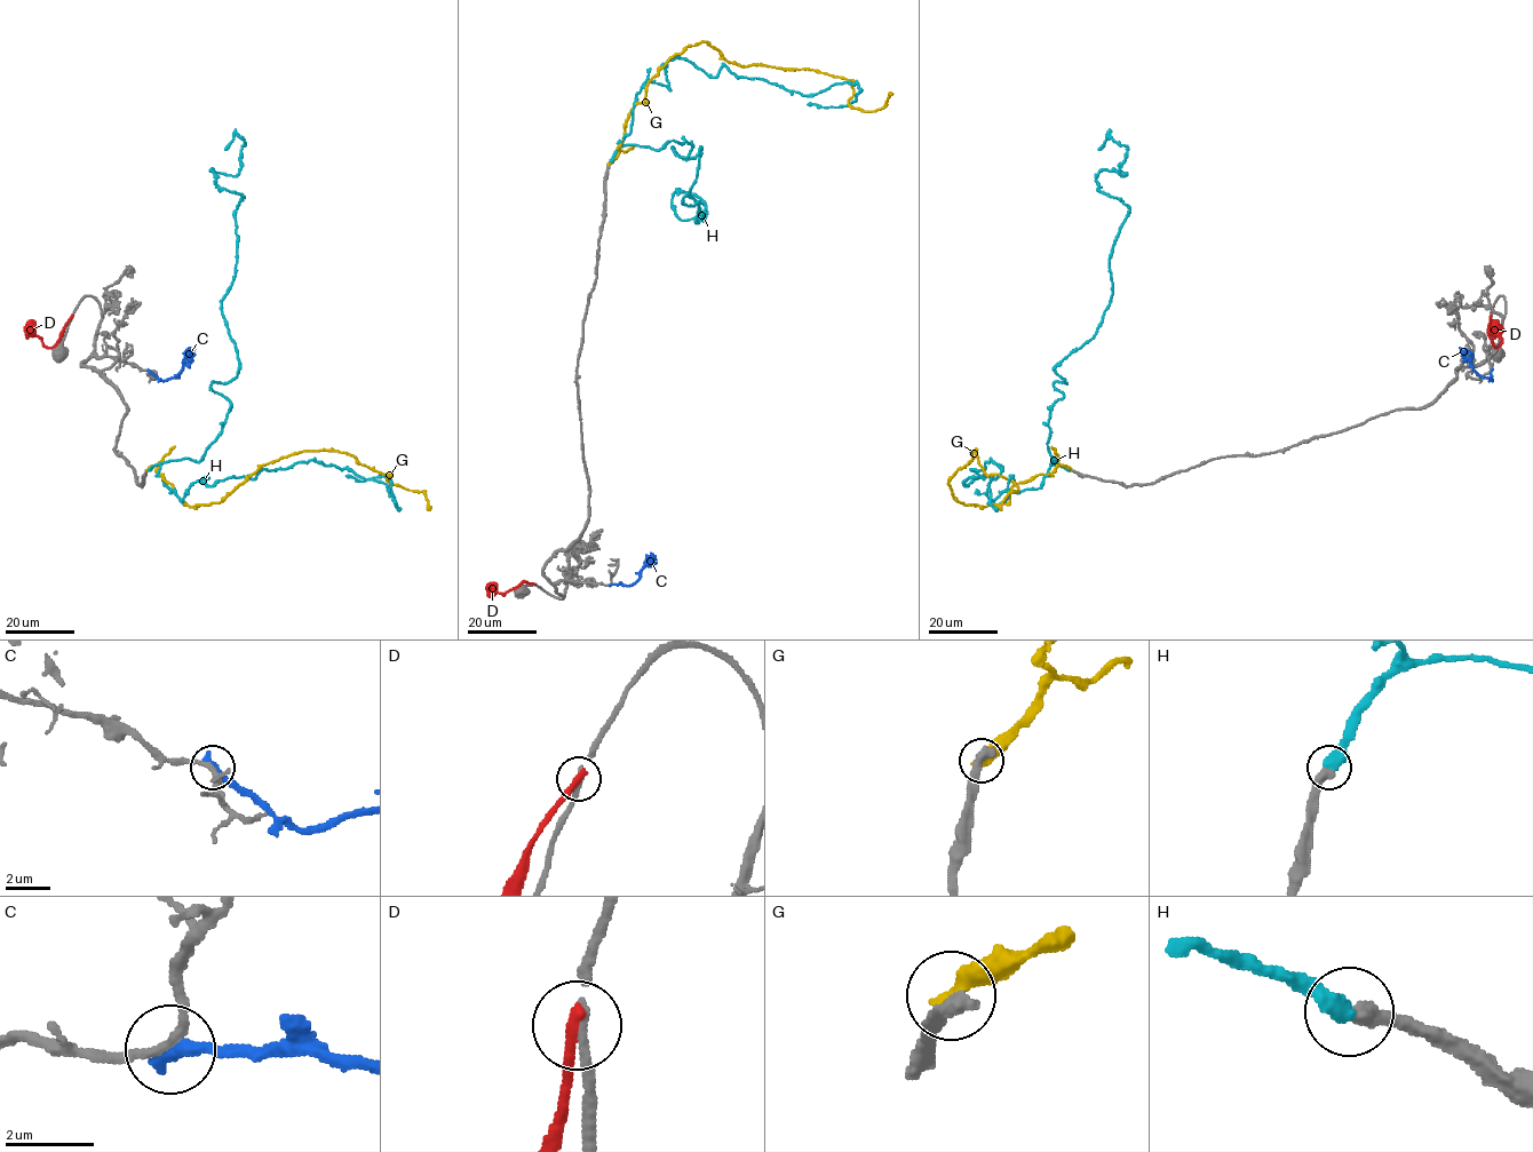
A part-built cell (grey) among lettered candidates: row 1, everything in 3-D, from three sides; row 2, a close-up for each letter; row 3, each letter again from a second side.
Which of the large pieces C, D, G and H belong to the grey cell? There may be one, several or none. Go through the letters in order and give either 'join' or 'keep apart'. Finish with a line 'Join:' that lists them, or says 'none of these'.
C: keep apart
D: keep apart
G: keep apart
H: join
Join: H

